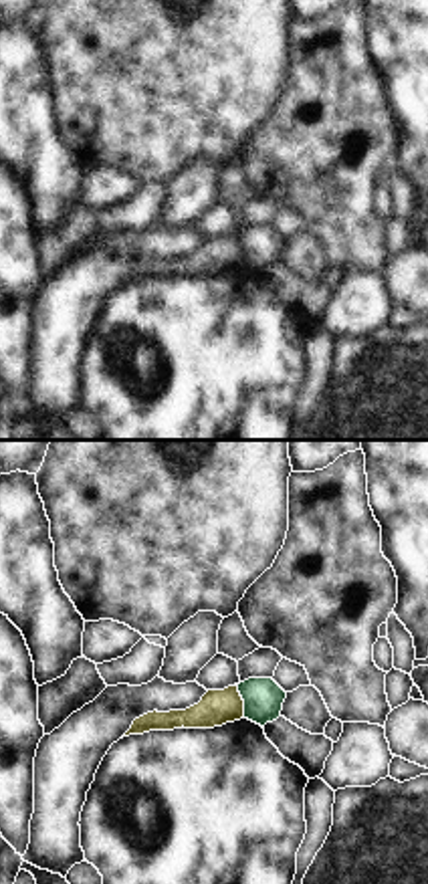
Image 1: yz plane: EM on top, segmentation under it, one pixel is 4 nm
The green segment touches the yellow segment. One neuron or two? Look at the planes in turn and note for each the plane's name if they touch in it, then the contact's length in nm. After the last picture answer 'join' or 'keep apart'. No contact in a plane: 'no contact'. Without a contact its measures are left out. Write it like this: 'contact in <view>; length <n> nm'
contact in yz; length 130 nm

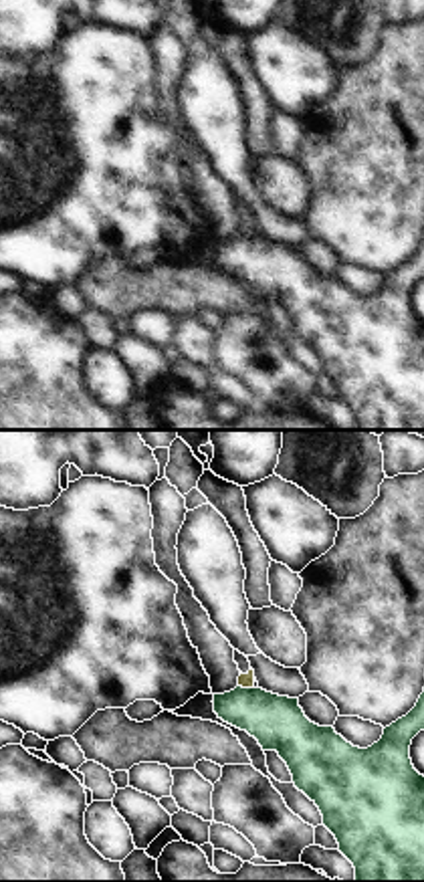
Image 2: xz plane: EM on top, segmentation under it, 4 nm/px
contact in xz; length 70 nm

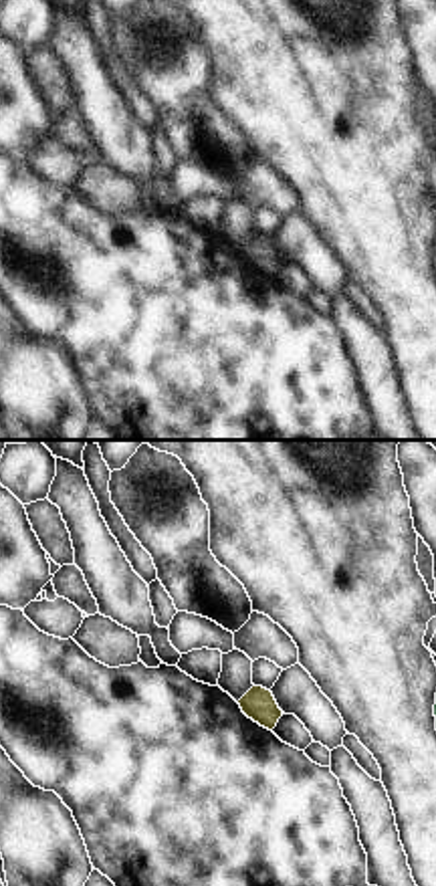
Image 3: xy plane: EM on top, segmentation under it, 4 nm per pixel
no contact

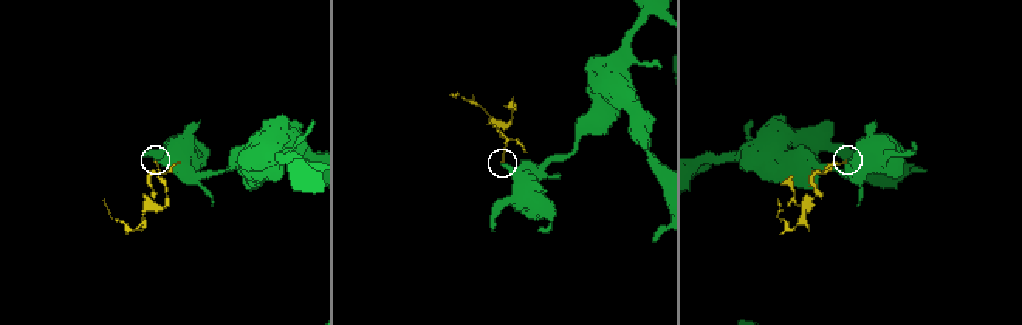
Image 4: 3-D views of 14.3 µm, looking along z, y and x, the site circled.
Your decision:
keep apart

